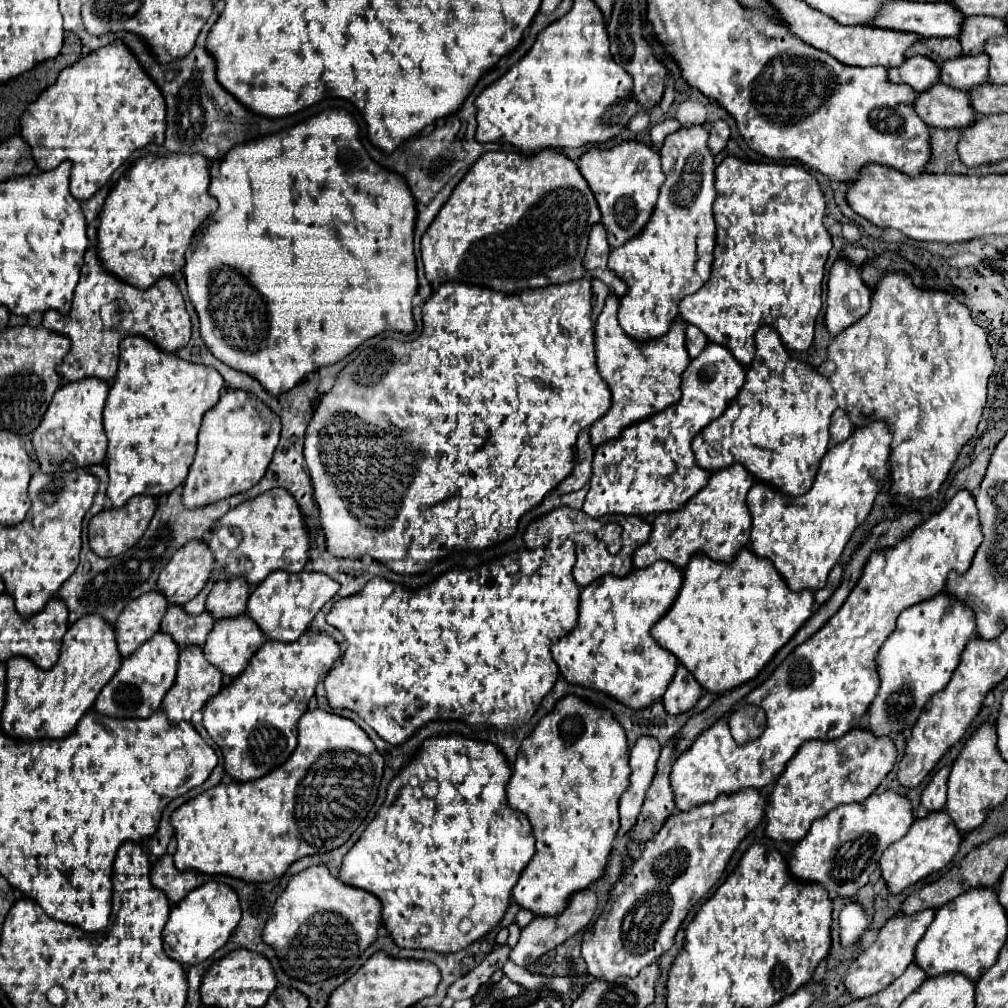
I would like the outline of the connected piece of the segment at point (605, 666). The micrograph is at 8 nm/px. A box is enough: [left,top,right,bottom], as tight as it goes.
[553,561,681,709]

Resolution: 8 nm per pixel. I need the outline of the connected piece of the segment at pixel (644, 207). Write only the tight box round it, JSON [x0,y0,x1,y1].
[577,141,665,247]

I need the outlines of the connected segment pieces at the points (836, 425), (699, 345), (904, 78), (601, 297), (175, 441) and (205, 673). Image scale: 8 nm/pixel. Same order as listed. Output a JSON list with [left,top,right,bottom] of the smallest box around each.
[[829,409,851,443],[685,325,707,359],[887,55,939,91],[591,279,607,321],[103,337,223,507],[161,647,223,723]]

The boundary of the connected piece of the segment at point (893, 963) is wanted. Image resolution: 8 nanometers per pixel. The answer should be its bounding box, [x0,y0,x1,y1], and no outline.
[843,909,935,999]

